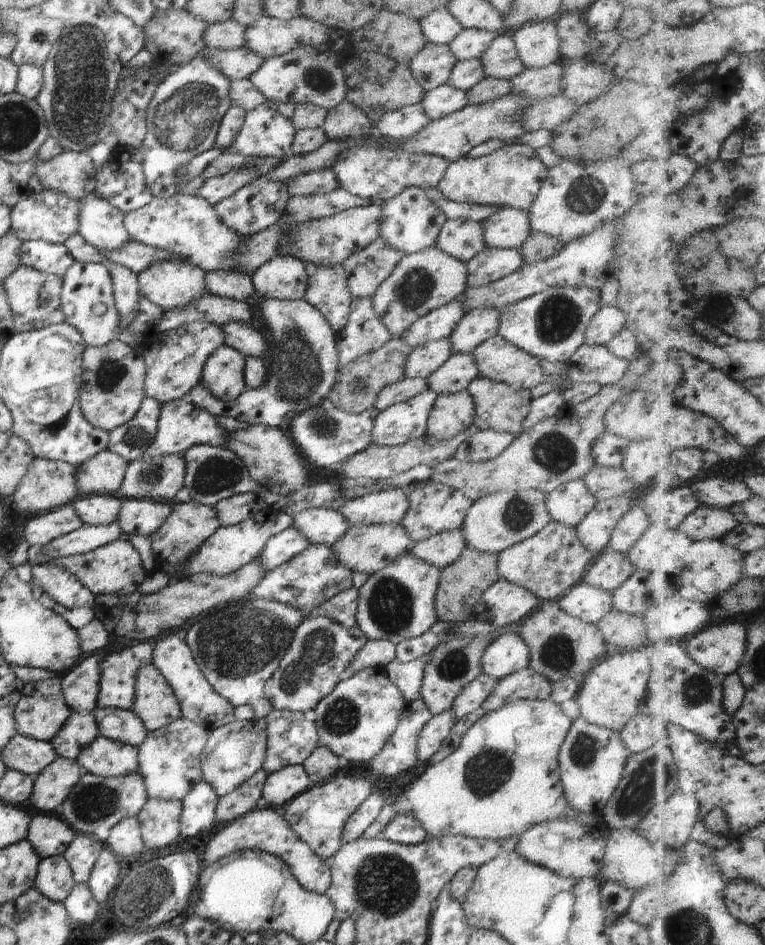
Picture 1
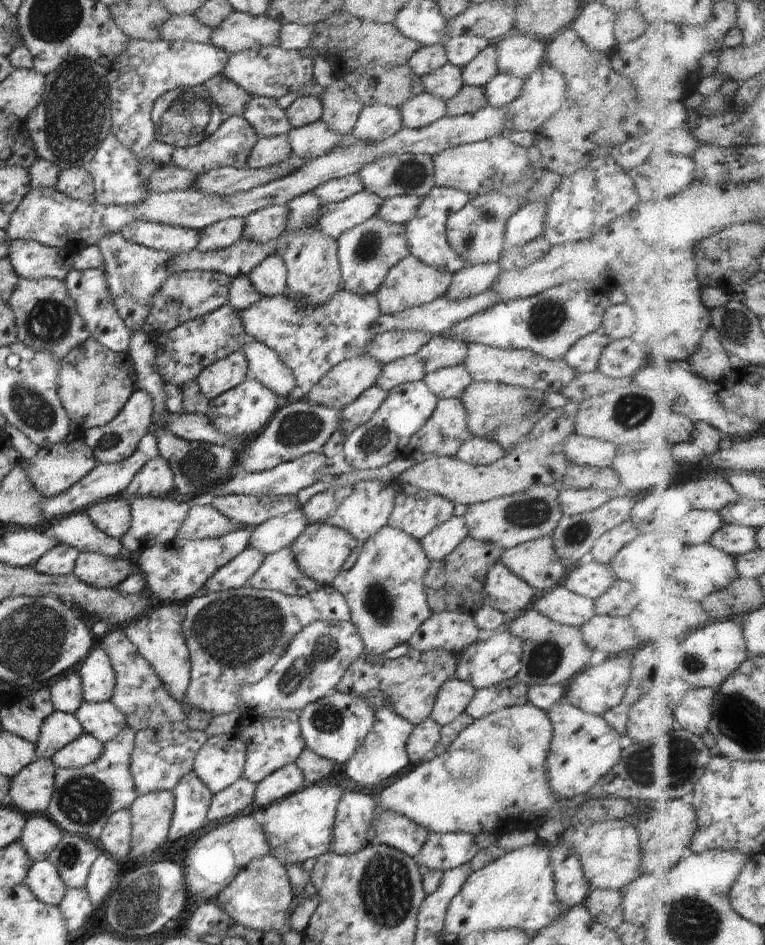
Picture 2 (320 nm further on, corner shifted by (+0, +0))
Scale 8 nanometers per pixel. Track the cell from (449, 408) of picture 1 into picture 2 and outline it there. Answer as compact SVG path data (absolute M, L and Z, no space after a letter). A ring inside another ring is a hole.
M440 399L432 416L419 431L409 438L404 447L406 456L421 463L430 457L456 457L458 449L463 442L470 440L473 434L467 427L467 412L461 399Z

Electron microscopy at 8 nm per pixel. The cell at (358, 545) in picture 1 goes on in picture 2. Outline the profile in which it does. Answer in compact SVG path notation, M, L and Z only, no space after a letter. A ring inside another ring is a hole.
M316 523L308 524L288 548L294 553L296 564L303 571L303 574L322 586L332 584L334 577L342 571L342 564L348 558L352 548L362 545L351 534L341 528L326 523Z

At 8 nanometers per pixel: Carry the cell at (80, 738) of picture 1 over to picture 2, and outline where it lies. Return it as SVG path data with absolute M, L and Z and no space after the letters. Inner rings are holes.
M54 711L43 720L39 728L35 757L50 759L55 752L82 736L82 733L84 733L84 729L74 715Z

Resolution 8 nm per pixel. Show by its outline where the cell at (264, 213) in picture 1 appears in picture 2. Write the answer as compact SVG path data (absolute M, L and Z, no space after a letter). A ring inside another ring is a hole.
M243 218L224 219L199 231L196 249L201 253L230 248L242 239Z

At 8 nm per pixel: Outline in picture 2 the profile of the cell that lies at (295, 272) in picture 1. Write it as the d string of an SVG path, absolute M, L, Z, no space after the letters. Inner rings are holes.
M268 255L247 277L264 297L283 295L287 286L287 268L278 255Z

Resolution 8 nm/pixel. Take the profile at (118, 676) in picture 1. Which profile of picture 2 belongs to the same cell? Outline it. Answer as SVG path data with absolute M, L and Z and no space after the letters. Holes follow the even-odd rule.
M101 647L88 653L78 675L82 683L84 701L110 701L115 687L115 672L106 651Z

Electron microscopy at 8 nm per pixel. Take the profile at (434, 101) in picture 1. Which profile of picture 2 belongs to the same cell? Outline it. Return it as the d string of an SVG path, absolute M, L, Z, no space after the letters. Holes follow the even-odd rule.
M424 92L408 99L399 109L403 126L407 129L419 129L444 117L446 103Z

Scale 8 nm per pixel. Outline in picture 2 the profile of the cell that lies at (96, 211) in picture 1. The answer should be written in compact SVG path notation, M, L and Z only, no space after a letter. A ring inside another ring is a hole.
M120 233L103 236L96 246L101 250L104 259L103 271L108 282L108 290L126 328L130 332L146 329L154 295L171 275L169 263L174 254L128 242Z

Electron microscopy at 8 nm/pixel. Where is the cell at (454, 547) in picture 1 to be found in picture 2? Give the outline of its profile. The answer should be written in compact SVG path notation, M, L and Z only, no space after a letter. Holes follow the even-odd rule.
M453 516L423 536L419 543L430 561L448 556L469 535L463 517Z

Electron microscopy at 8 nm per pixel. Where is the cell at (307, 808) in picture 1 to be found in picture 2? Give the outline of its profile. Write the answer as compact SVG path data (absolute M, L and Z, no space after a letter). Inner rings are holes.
M320 783L306 784L297 793L264 808L258 818L267 843L270 845L268 855L277 858L286 866L289 863L302 865L310 858L314 860L330 852L337 806L343 794L342 789L330 784L328 786L322 786Z

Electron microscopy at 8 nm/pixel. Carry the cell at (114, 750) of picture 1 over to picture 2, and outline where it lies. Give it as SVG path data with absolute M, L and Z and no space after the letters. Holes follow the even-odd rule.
M82 733L82 736L55 752L50 760L56 768L80 768L96 760L102 754L102 747L103 742L95 739L91 734Z

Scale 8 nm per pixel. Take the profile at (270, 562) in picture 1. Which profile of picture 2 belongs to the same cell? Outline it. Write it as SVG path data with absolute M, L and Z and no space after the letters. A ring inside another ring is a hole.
M246 547L205 582L207 594L246 586L249 578L258 570L265 556L256 549Z

